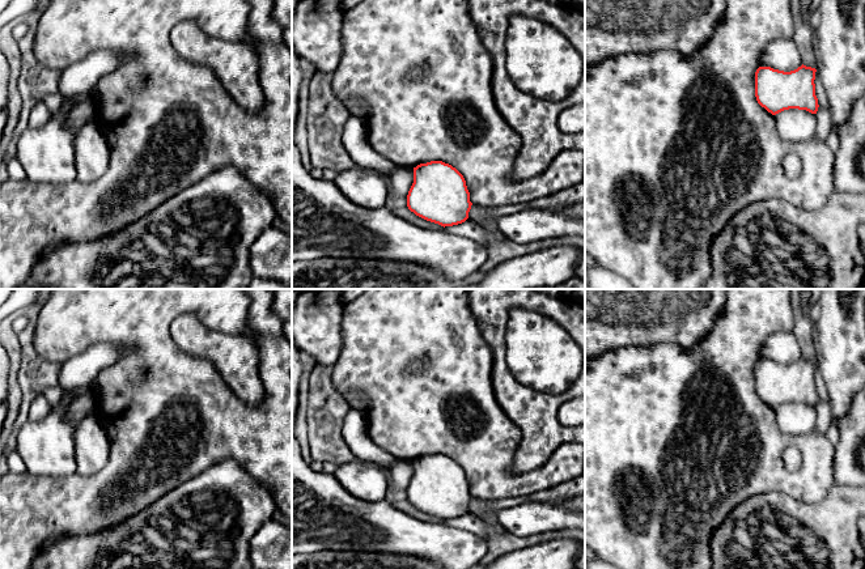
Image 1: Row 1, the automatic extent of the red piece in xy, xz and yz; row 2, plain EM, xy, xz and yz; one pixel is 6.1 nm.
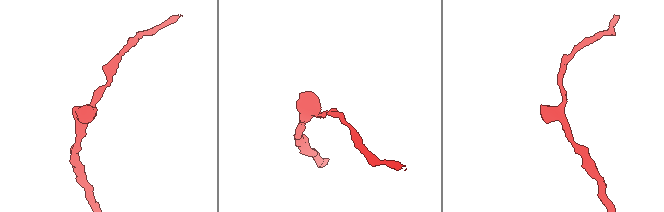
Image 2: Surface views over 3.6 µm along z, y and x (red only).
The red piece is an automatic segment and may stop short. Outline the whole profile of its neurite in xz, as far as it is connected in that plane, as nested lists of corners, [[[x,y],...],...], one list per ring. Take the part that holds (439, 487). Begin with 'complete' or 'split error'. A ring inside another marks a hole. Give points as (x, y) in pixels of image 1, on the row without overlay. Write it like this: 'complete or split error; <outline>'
complete; [[[431,454],[414,460],[407,500],[416,509],[453,519],[465,515],[472,496],[463,468],[451,458]]]

